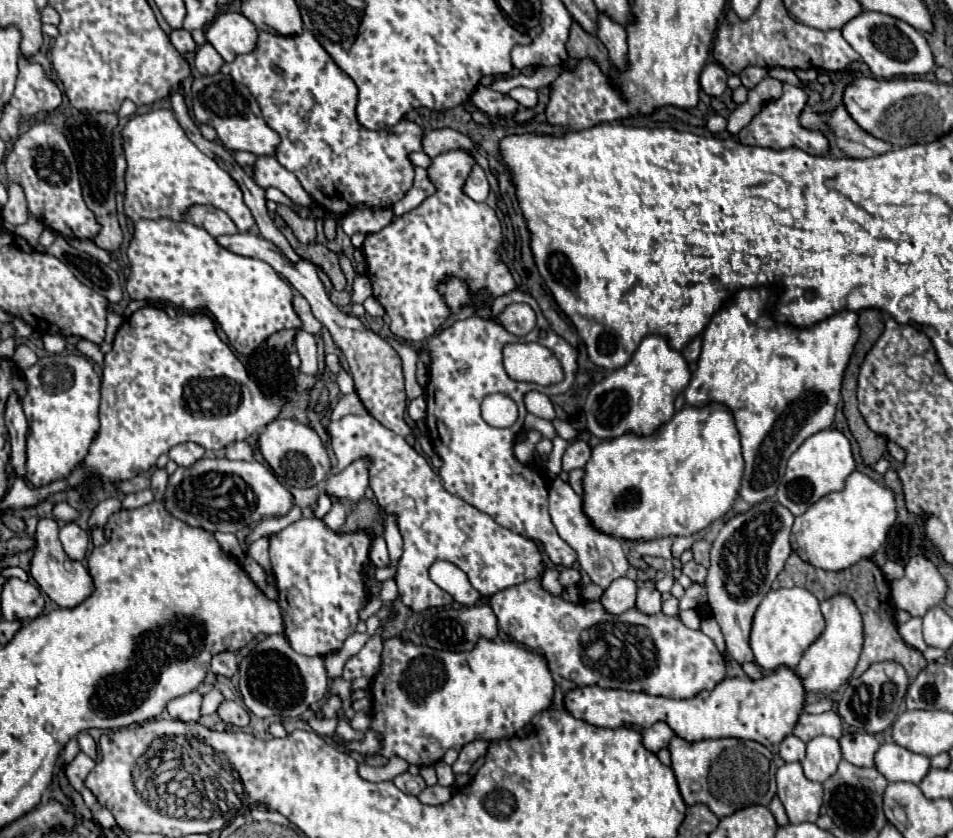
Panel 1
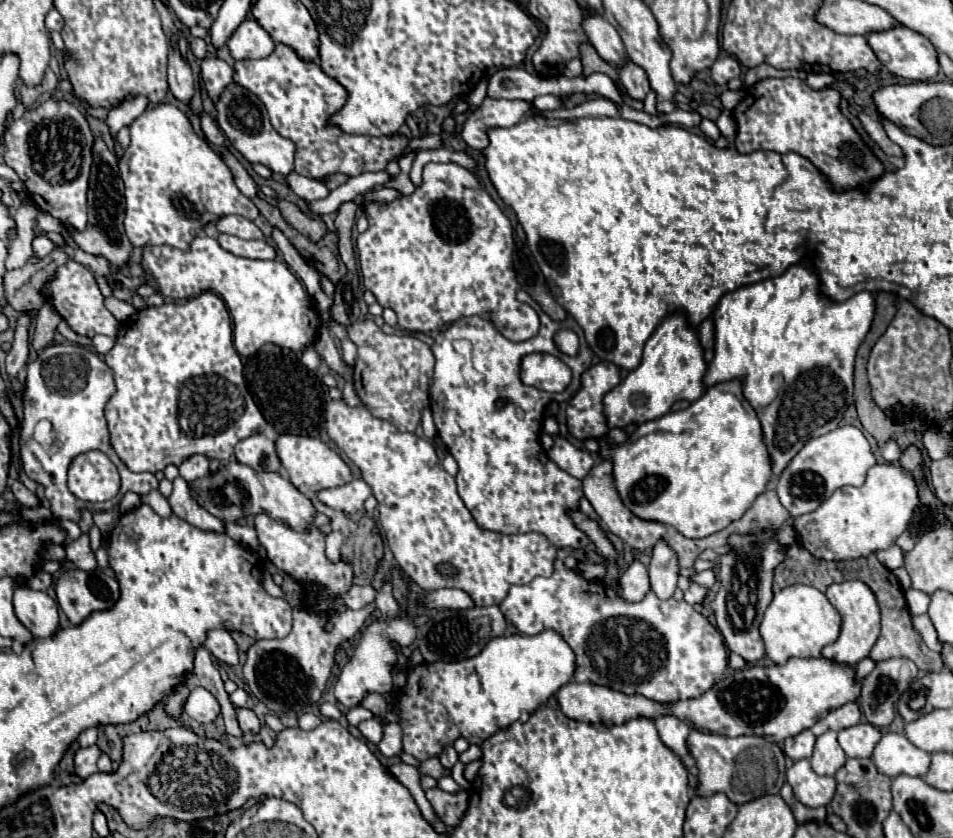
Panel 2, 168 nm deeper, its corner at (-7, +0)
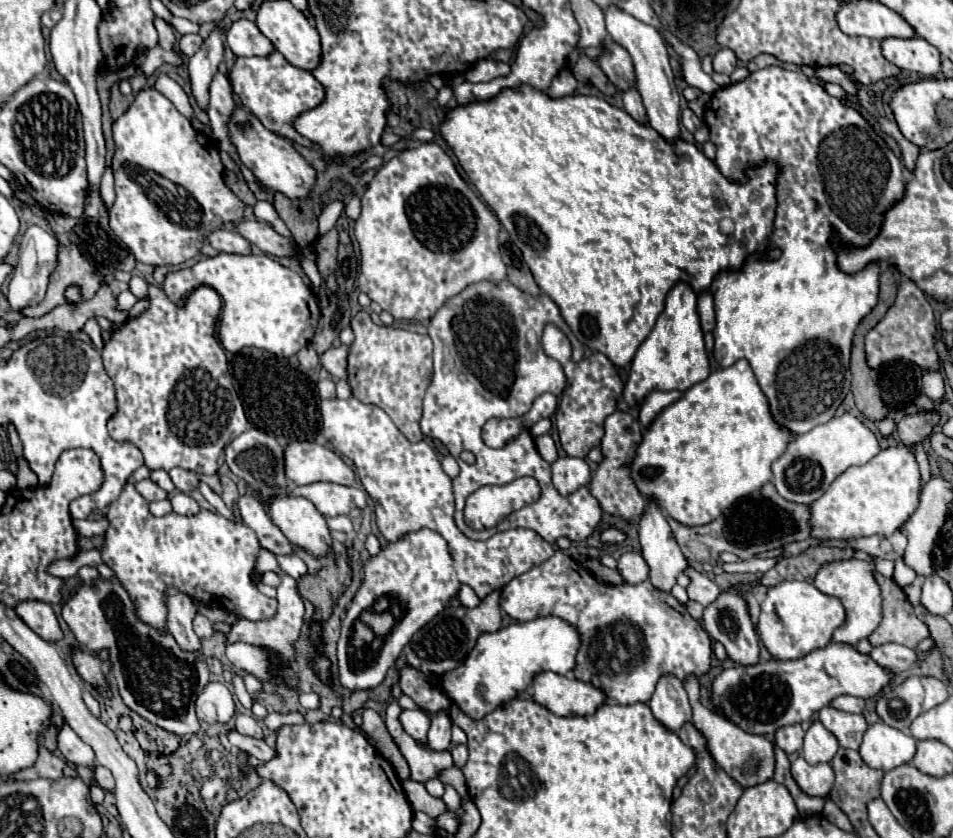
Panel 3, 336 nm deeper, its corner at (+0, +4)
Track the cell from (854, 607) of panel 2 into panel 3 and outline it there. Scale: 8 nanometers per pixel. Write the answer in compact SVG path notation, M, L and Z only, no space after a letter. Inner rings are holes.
M857 558L831 562L817 572L813 584L823 594L839 598L845 608L845 614L847 614L845 622L833 632L831 642L843 642L843 644L857 646L859 640L867 638L879 626L879 622L881 622L881 594L879 594L877 582L873 578L873 564L857 560Z

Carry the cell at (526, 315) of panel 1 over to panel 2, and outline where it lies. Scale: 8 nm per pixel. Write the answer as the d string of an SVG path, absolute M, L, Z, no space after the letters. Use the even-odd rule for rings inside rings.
M430 162L422 170L422 184L410 196L400 196L384 204L372 200L364 206L364 214L368 218L368 230L356 240L364 286L376 296L378 304L398 314L400 328L434 332L464 316L490 312L496 328L508 340L522 342L538 334L538 314L516 300L518 282L512 268L512 226L468 168L454 162Z

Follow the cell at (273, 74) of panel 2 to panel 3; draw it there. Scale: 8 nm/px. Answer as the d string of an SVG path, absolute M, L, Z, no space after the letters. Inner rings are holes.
M271 52L269 56L253 56L253 58L237 58L233 68L229 70L229 82L239 100L261 120L261 124L287 138L289 142L297 142L309 150L319 150L319 146L305 136L295 132L295 118L307 110L317 108L325 100L325 88L315 80L315 76L307 70L301 70L289 64L281 52Z

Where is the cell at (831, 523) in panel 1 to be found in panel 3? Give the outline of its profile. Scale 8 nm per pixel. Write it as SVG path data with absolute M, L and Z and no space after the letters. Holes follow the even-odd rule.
M905 446L881 450L865 466L847 468L811 508L811 538L849 540L863 536L891 536L919 506L921 476L915 456Z

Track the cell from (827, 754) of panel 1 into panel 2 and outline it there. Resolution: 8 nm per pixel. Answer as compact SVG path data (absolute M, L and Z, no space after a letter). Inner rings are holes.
M828 730L822 736L816 738L814 744L814 754L810 758L812 770L820 776L834 776L838 768L842 768L842 764L846 762L846 754L840 748L838 740L836 740L836 732Z

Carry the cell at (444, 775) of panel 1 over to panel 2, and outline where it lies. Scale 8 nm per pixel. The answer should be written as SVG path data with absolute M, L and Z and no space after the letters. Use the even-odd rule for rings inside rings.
M444 746L444 750L440 752L440 762L444 768L452 768L458 762L458 752L452 746Z

